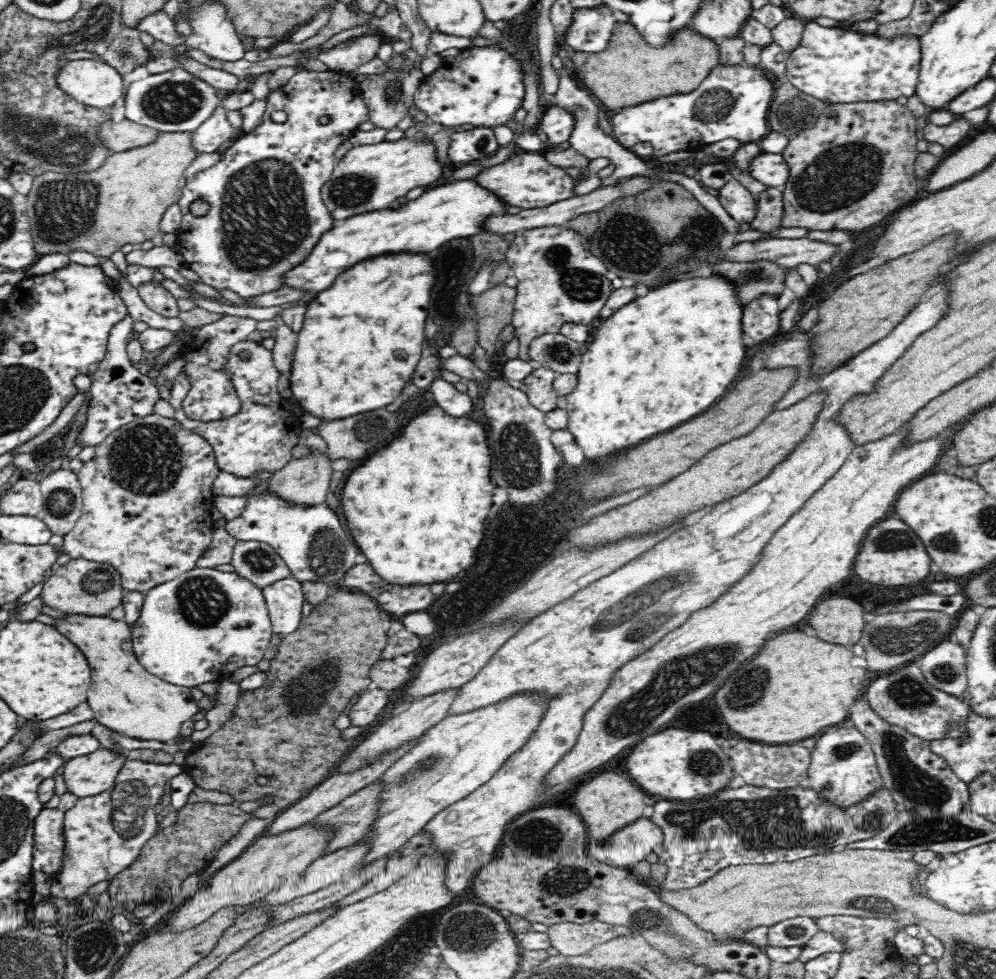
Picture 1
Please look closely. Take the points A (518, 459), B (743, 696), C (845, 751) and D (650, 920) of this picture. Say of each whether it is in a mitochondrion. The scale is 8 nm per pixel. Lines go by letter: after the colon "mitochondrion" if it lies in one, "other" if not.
A: mitochondrion
B: mitochondrion
C: mitochondrion
D: mitochondrion

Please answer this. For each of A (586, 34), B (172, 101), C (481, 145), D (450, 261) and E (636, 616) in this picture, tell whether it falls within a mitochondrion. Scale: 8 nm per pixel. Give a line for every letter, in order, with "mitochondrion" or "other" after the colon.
A: other
B: mitochondrion
C: mitochondrion
D: other
E: mitochondrion

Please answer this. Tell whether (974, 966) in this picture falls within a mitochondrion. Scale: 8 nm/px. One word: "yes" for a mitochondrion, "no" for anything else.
yes

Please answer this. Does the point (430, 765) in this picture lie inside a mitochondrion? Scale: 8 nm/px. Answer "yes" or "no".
yes

